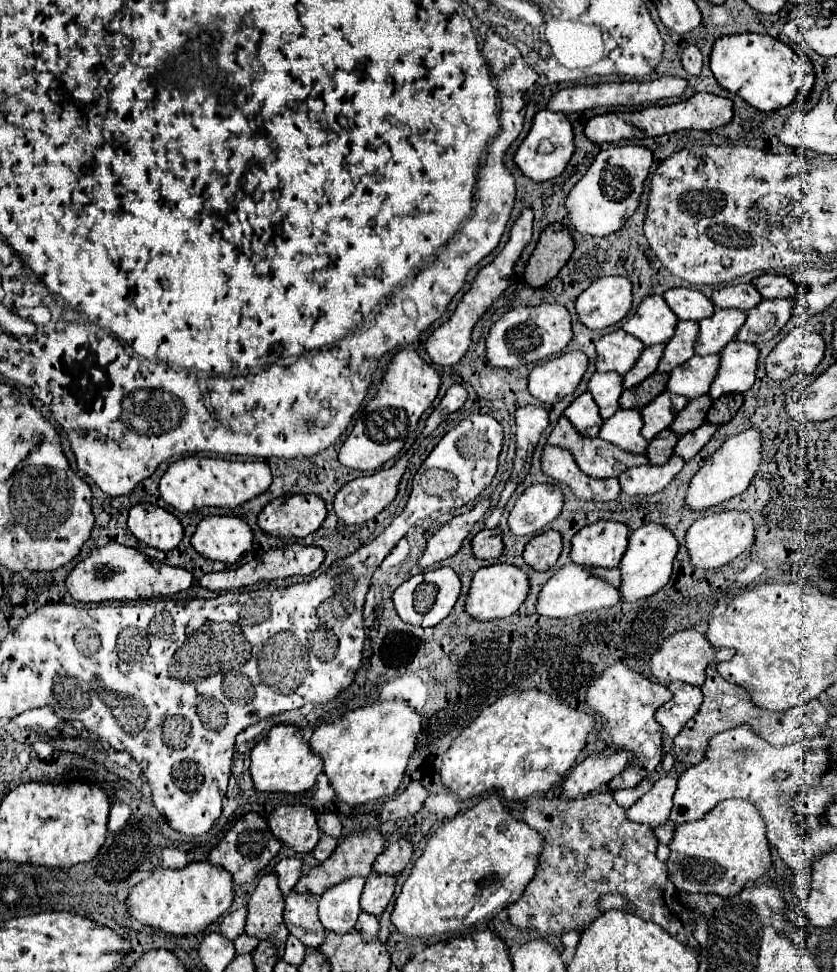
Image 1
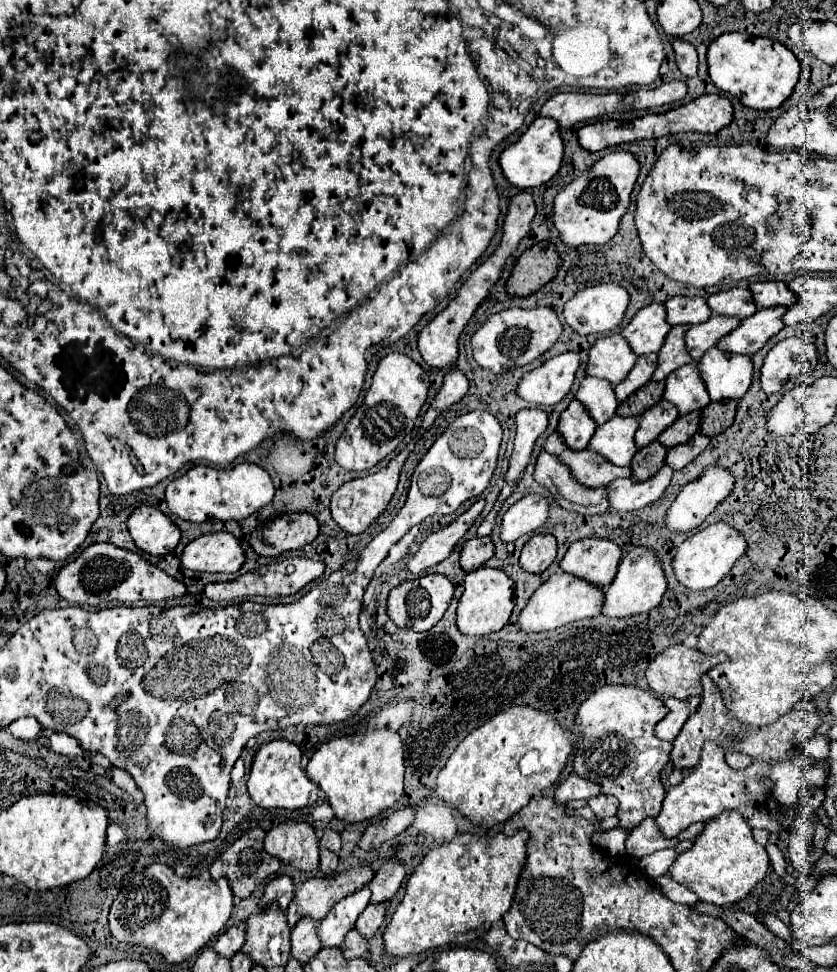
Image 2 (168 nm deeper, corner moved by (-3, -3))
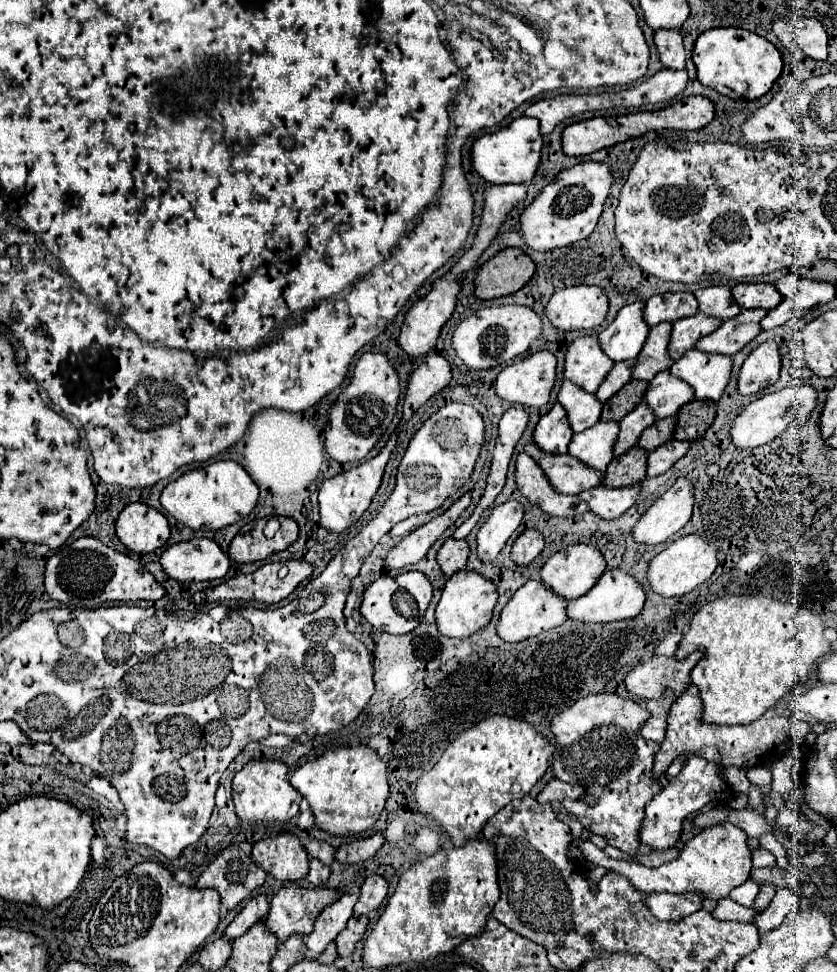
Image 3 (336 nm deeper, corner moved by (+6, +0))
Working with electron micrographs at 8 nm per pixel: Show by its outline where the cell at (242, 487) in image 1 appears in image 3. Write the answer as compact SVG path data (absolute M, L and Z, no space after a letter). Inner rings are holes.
M215 461L203 469L187 471L161 493L161 505L165 511L191 529L223 529L233 525L253 511L257 499L259 489L255 481L251 481L249 473L235 461Z

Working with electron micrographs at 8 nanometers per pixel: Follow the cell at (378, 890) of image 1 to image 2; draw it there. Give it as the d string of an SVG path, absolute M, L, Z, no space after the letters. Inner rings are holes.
M368 904L368 908L356 920L356 930L364 938L372 938L378 932L384 916L386 916L386 904Z

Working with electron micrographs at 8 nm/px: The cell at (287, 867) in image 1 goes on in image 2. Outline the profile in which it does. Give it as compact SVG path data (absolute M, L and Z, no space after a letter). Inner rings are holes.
M278 876L278 878L274 878L274 880L270 880L266 884L264 896L262 896L258 906L260 906L260 910L264 910L276 900L280 910L286 910L290 900L292 900L292 896L294 896L294 882L288 876Z

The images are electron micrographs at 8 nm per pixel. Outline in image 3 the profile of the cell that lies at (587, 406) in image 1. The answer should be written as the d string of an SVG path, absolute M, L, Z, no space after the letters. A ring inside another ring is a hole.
M555 403L553 409L541 417L535 427L533 439L547 453L567 453L573 429L567 421L567 411L561 403Z

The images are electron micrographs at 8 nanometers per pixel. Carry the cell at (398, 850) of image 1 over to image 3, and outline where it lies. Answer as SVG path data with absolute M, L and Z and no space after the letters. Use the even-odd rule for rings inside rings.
M371 875L365 879L363 887L361 887L361 897L355 905L355 917L357 915L367 915L371 911L375 911L387 897L387 881L381 875Z

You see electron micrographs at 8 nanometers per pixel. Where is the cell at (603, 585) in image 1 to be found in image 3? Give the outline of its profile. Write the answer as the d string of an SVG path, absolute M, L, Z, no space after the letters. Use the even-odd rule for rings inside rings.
M531 579L503 607L497 631L499 631L501 639L505 639L509 643L515 643L515 641L527 639L527 637L535 637L535 635L539 635L547 629L553 629L553 627L557 627L565 621L567 621L567 599L553 593L551 587L547 587L541 579L537 579L537 581Z

